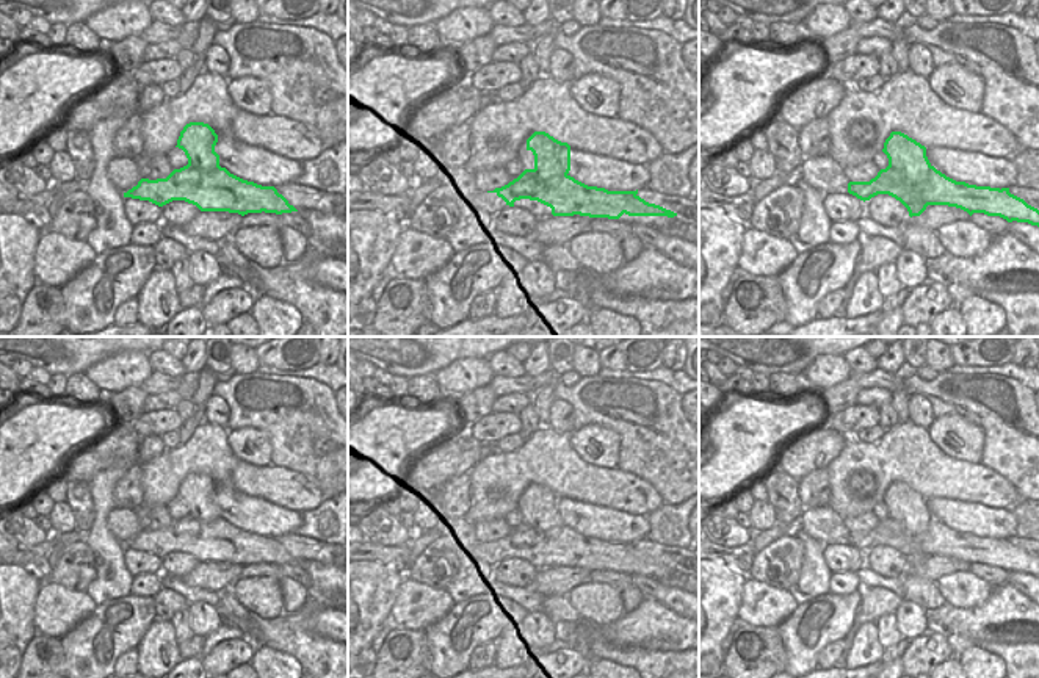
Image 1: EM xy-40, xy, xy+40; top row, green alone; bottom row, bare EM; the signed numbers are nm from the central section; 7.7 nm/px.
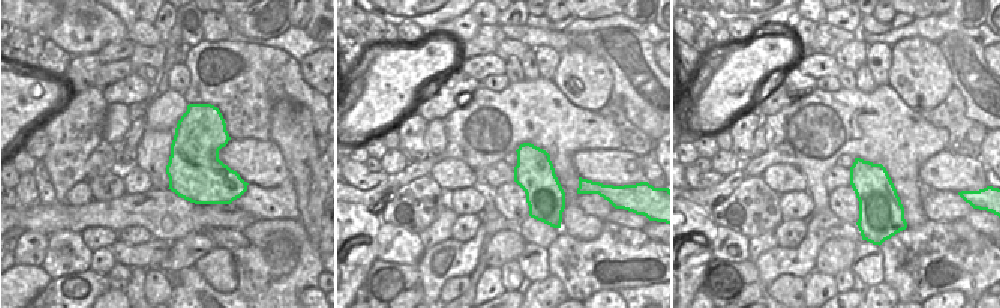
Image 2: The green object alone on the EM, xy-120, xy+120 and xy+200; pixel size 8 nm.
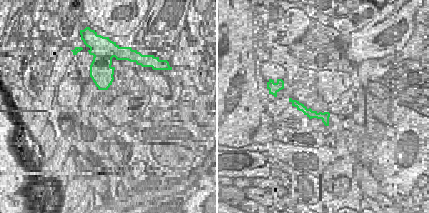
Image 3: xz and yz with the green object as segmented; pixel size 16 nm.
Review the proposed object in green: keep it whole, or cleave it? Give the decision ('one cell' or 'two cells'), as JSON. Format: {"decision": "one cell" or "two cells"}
{"decision": "two cells"}

